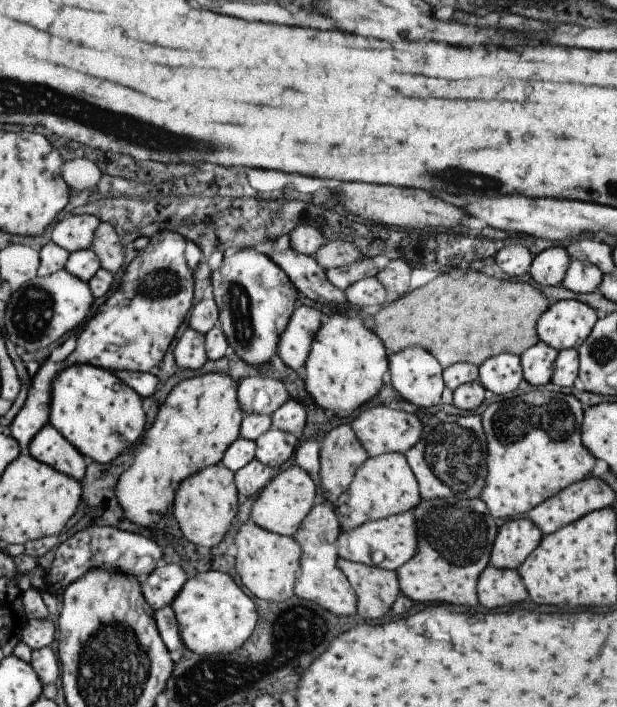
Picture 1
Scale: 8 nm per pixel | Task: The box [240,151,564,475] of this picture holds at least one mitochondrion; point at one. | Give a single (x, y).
(458, 174)

